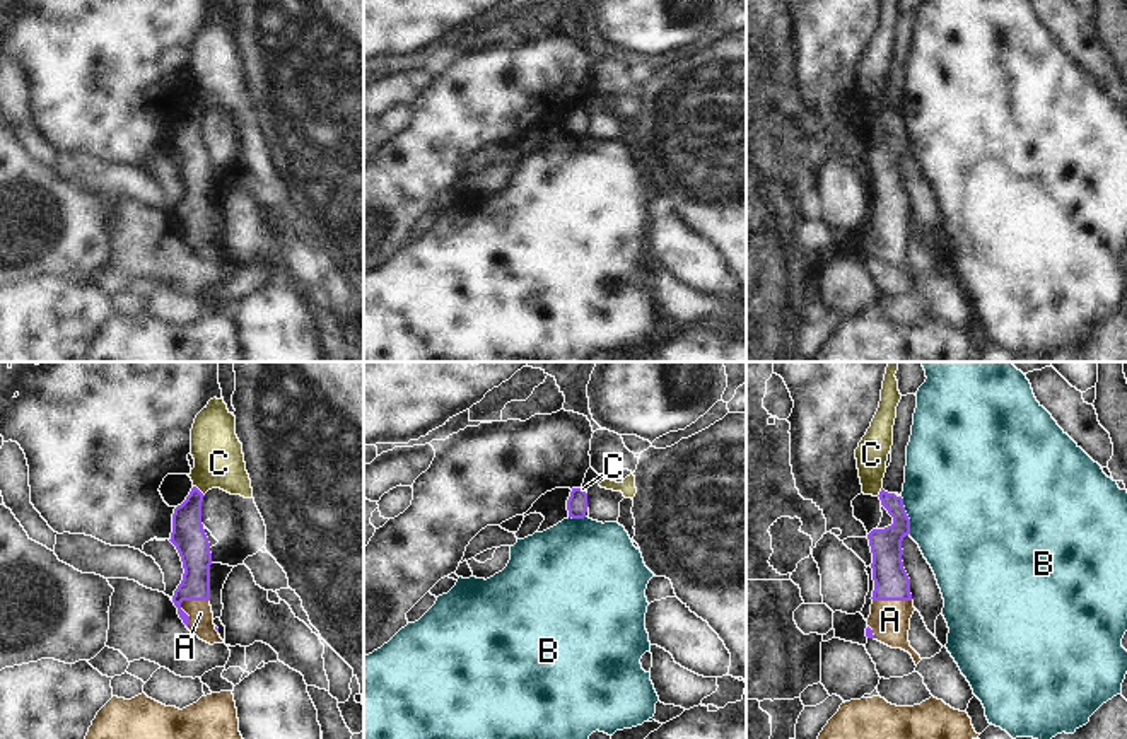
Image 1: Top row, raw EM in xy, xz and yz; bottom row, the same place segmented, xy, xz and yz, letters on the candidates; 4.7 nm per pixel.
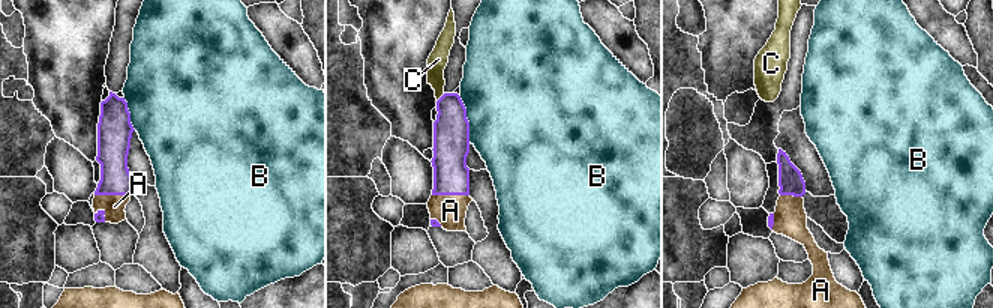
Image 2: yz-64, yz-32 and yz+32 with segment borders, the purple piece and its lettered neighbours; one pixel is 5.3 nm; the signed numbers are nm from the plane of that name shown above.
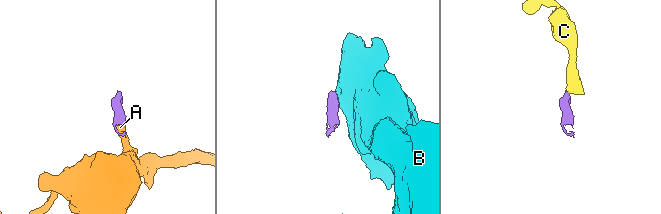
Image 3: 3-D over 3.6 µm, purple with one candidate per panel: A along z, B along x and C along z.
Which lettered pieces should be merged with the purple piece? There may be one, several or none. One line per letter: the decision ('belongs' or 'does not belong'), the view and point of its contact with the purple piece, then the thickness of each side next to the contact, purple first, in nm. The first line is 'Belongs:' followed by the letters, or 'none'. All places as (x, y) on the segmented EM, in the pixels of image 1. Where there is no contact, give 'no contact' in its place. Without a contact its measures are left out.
Belongs: A
A: belongs; contact xy (183, 599); calibres 150 and 110 nm
B: does not belong; contact yz (907, 516); calibres 140 and 500 nm
C: does not belong; contact xy (198, 490); calibres 160 and 240 nm

